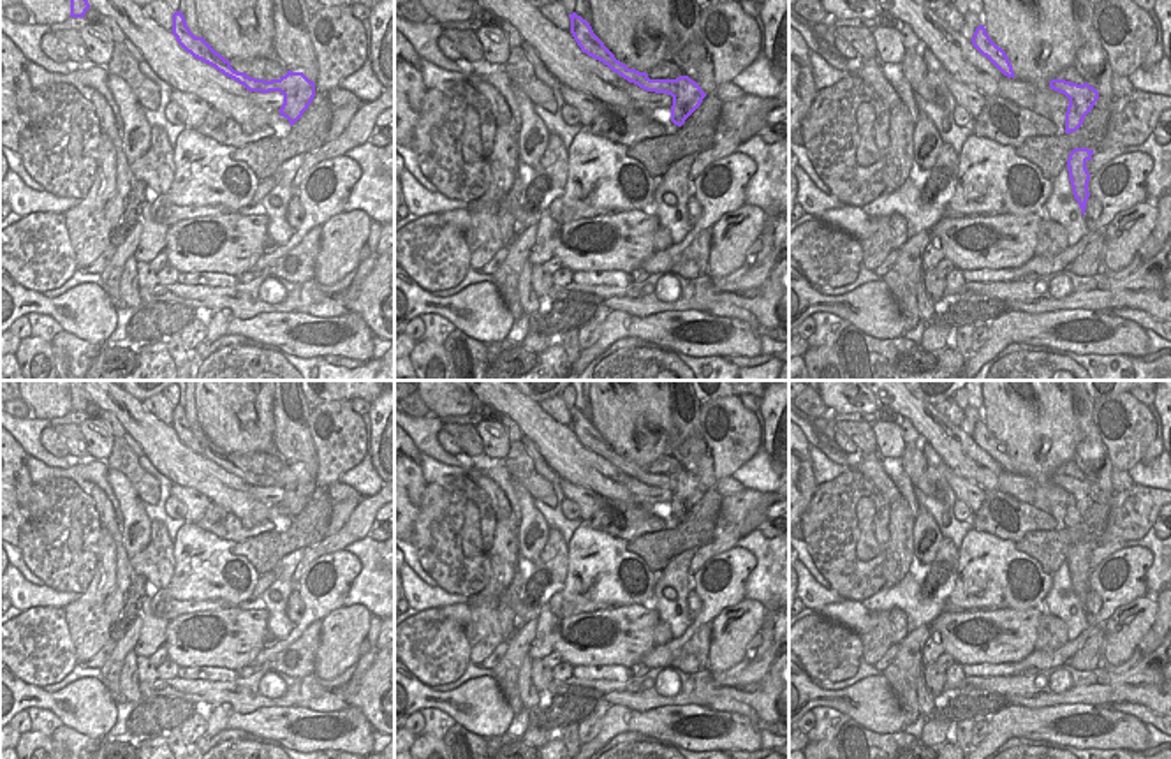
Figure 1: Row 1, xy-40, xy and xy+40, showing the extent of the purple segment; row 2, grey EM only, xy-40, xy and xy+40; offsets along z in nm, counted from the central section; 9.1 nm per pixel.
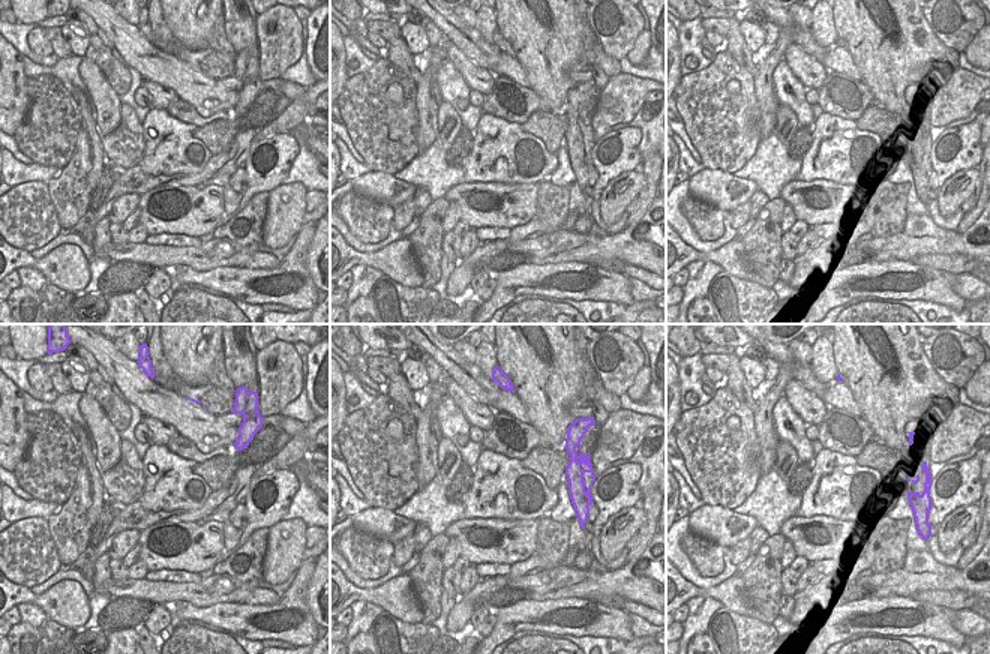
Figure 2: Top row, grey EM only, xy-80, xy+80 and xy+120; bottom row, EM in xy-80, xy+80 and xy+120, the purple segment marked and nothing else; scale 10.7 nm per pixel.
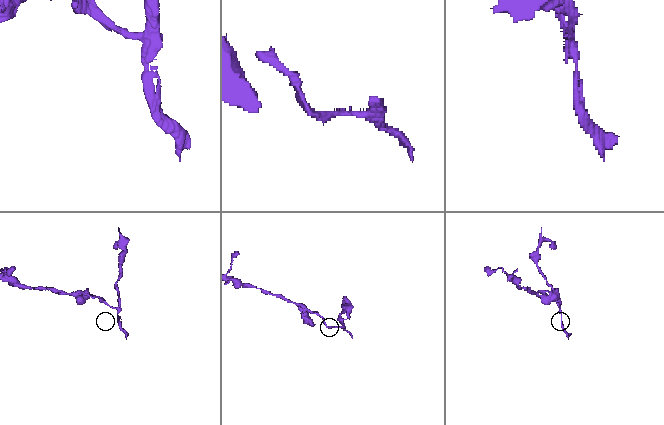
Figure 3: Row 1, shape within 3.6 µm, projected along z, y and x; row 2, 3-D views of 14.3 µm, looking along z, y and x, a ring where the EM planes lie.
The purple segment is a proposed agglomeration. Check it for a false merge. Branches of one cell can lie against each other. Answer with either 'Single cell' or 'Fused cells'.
Fused cells.

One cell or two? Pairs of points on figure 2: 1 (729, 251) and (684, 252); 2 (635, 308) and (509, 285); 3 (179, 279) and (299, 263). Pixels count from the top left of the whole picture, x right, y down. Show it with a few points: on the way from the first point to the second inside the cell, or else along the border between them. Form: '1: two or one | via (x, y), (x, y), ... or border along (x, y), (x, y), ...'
1: one | via (719, 257), (695, 255)
2: two | border along (555, 297), (612, 300), (624, 306)
3: one | via (209, 279), (249, 279), (269, 275)

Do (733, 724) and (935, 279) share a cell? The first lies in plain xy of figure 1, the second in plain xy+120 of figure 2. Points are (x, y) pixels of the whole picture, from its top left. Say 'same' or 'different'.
same

